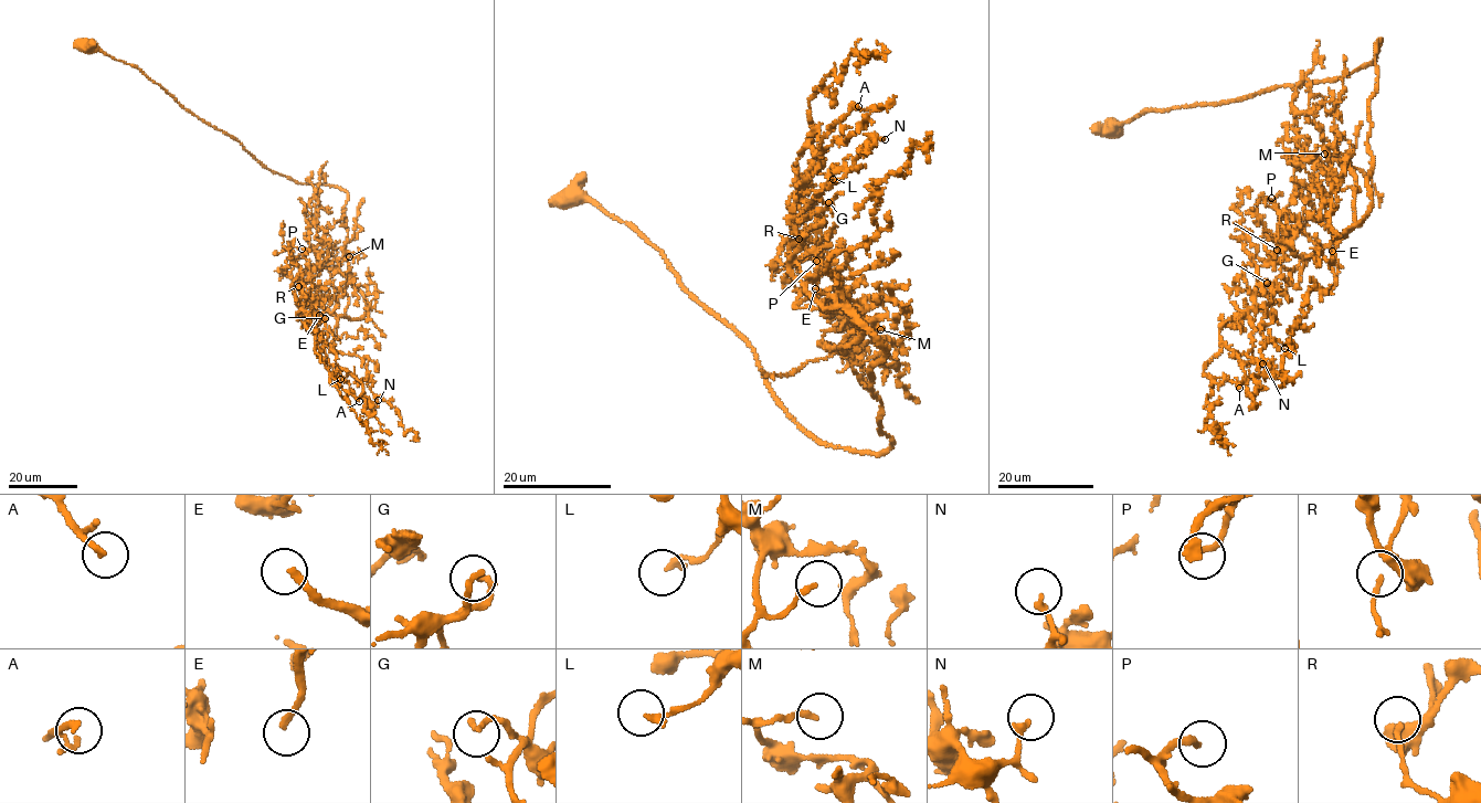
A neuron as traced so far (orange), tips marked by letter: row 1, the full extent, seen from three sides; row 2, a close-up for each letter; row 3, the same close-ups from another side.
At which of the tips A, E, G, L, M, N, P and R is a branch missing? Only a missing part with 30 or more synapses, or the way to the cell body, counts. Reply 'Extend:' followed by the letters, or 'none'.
Extend: A, E, P

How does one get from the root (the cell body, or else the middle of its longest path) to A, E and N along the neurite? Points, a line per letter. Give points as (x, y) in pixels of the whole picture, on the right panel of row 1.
A: (1112, 125), (1343, 77), (1381, 39), (1372, 203), (1293, 267), (1282, 293), (1254, 293), (1239, 388)
E: (1112, 125), (1146, 109), (1343, 77), (1371, 63), (1381, 39), (1367, 106), (1372, 203), (1334, 240), (1332, 251)
N: (1112, 125), (1343, 77), (1381, 39), (1372, 203), (1313, 252), (1299, 285), (1276, 280), (1263, 373), (1262, 363)

